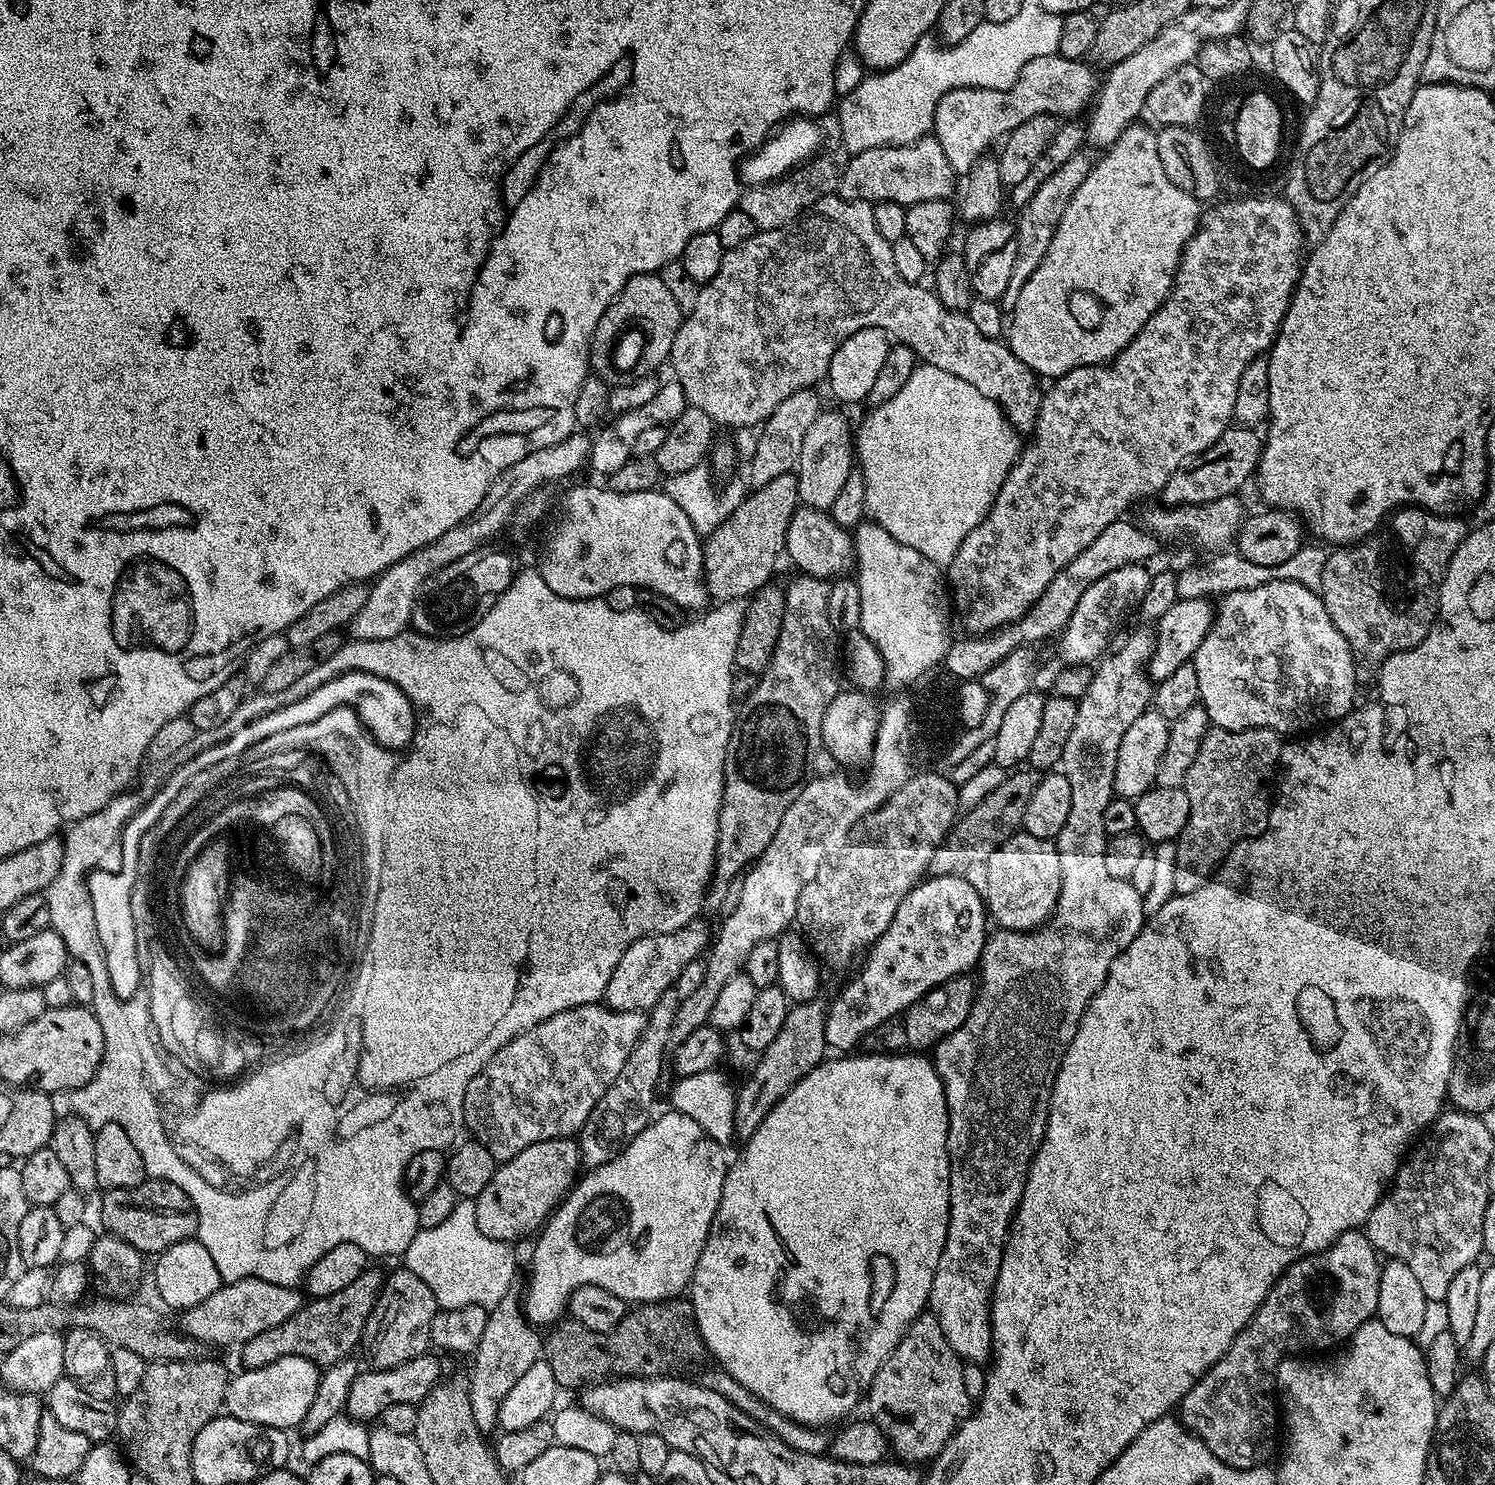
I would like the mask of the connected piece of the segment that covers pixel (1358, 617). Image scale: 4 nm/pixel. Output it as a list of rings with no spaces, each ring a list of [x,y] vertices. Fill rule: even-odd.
[[[1405,506],[1399,509],[1379,530],[1370,536],[1365,536],[1359,544],[1337,547],[1333,551],[1336,553],[1325,562],[1324,569],[1320,572],[1320,585],[1318,585],[1320,600],[1326,606],[1326,614],[1330,614],[1334,626],[1338,626],[1338,634],[1342,634],[1342,638],[1346,638],[1346,642],[1352,651],[1352,658],[1361,669],[1379,669],[1389,656],[1395,656],[1411,648],[1416,648],[1426,638],[1426,634],[1432,631],[1432,626],[1438,619],[1440,583],[1444,581],[1444,575],[1448,573],[1448,564],[1452,561],[1452,555],[1458,550],[1458,546],[1464,543],[1464,537],[1470,532],[1469,525],[1464,525],[1462,521],[1463,519],[1460,516],[1439,516],[1437,512],[1428,512],[1425,508]]]

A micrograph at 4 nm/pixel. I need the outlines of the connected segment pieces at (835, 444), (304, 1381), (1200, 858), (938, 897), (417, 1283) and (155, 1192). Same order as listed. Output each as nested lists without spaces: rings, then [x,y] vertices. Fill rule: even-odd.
[[[821,411],[818,418],[814,418],[814,426],[810,426],[806,438],[802,438],[802,454],[799,462],[796,463],[794,475],[798,480],[798,494],[800,504],[806,508],[817,508],[823,512],[828,512],[838,498],[838,493],[842,491],[842,485],[846,478],[854,470],[854,428],[848,425],[848,420],[840,412]]]
[[[301,1356],[278,1358],[278,1362],[270,1362],[270,1366],[240,1370],[228,1381],[228,1388],[224,1391],[224,1408],[227,1415],[242,1418],[242,1422],[285,1430],[299,1429],[306,1418],[306,1410],[310,1410],[310,1402],[314,1402],[320,1373],[317,1364]]]
[[[1209,727],[1182,785],[1190,798],[1190,818],[1186,830],[1174,841],[1176,895],[1192,896],[1194,890],[1213,879],[1216,869],[1241,840],[1255,840],[1268,829],[1281,747],[1280,733],[1269,728],[1231,732]]]
[[[934,876],[925,879],[923,882],[916,885],[910,890],[910,894],[906,894],[906,898],[902,898],[902,906],[898,906],[898,910],[894,914],[894,918],[890,922],[890,926],[883,934],[876,939],[876,943],[871,945],[870,951],[867,953],[868,961],[864,964],[864,969],[833,998],[832,1004],[827,1005],[828,1017],[826,1018],[826,1042],[829,1049],[844,1048],[840,1050],[852,1050],[856,1043],[863,1041],[869,1032],[873,1032],[875,1028],[880,1026],[882,1022],[886,1022],[890,1018],[894,1018],[902,1010],[906,1010],[914,1002],[918,1002],[929,992],[934,990],[940,984],[945,984],[948,980],[953,980],[955,976],[963,976],[971,973],[973,969],[979,965],[980,955],[984,953],[984,945],[986,943],[986,931],[984,927],[990,924],[989,917],[986,915],[986,905],[979,887],[976,888],[964,876]]]
[[[404,1266],[399,1268],[385,1275],[380,1297],[364,1327],[362,1352],[364,1348],[372,1368],[402,1366],[402,1362],[410,1362],[410,1358],[425,1355],[432,1344],[430,1326],[438,1311],[435,1296],[416,1274]]]
[[[145,1178],[138,1186],[113,1188],[103,1195],[100,1200],[103,1231],[130,1242],[130,1246],[140,1252],[159,1254],[178,1242],[196,1236],[198,1214],[194,1210],[194,1202],[182,1190],[178,1190],[176,1184]]]

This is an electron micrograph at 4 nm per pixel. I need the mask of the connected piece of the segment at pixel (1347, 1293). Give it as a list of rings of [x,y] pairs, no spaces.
[[[1353,1230],[1344,1232],[1335,1242],[1328,1248],[1322,1248],[1319,1252],[1312,1252],[1308,1256],[1304,1256],[1298,1262],[1288,1265],[1285,1272],[1281,1272],[1280,1276],[1272,1285],[1270,1294],[1264,1296],[1262,1306],[1254,1314],[1254,1318],[1248,1321],[1248,1325],[1240,1330],[1238,1338],[1234,1338],[1234,1342],[1230,1346],[1230,1350],[1224,1352],[1223,1358],[1217,1360],[1213,1368],[1208,1369],[1205,1376],[1200,1377],[1197,1384],[1192,1385],[1192,1389],[1184,1394],[1184,1399],[1179,1401],[1178,1416],[1185,1428],[1189,1432],[1194,1432],[1198,1439],[1207,1446],[1212,1453],[1224,1464],[1229,1464],[1236,1468],[1258,1467],[1267,1465],[1268,1459],[1272,1456],[1272,1451],[1276,1448],[1276,1424],[1278,1428],[1278,1400],[1274,1395],[1276,1386],[1276,1367],[1280,1365],[1285,1358],[1291,1357],[1293,1354],[1300,1354],[1303,1348],[1324,1348],[1320,1350],[1332,1350],[1337,1346],[1343,1345],[1358,1330],[1358,1326],[1362,1326],[1366,1321],[1376,1316],[1376,1307],[1378,1306],[1378,1282],[1380,1281],[1381,1261],[1378,1259],[1378,1253],[1373,1248],[1367,1231]]]

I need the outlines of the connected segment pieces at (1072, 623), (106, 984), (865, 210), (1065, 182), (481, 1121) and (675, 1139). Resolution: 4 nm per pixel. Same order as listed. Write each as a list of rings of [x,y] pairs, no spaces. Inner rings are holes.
[[[1144,564],[1119,567],[1109,574],[1104,574],[1090,586],[1089,590],[1086,590],[1085,594],[1082,594],[1074,613],[1068,619],[1067,626],[1058,638],[1060,656],[1065,665],[1088,666],[1095,663],[1107,651],[1105,648],[1120,622],[1131,609],[1133,611],[1140,604],[1146,591],[1149,590],[1153,573],[1146,569]]]
[[[84,868],[80,876],[64,876],[64,871],[58,870],[58,878],[50,882],[46,895],[52,919],[50,928],[62,936],[69,957],[90,970],[94,982],[94,996],[104,996],[104,988],[111,988],[111,986],[110,978],[100,980],[100,976],[104,976],[108,971],[106,970],[106,954],[98,938],[98,926],[94,926],[94,908],[88,893],[88,876],[91,872],[90,869]]]
[[[839,194],[822,197],[807,214],[798,220],[793,220],[791,224],[781,228],[766,228],[757,231],[755,236],[742,242],[742,246],[734,246],[725,251],[722,266],[718,266],[718,274],[714,274],[714,278],[710,278],[710,282],[701,287],[698,302],[694,302],[694,310],[690,310],[681,319],[680,329],[674,338],[670,357],[671,375],[681,384],[687,403],[698,410],[706,410],[706,414],[710,414],[710,418],[718,426],[724,427],[725,424],[729,430],[754,426],[756,423],[764,423],[768,420],[770,414],[774,414],[774,410],[778,410],[778,406],[782,402],[786,402],[786,398],[790,398],[790,394],[803,388],[815,389],[816,383],[819,380],[821,383],[828,375],[828,367],[834,358],[834,350],[838,350],[838,346],[842,346],[842,342],[846,342],[846,338],[850,338],[850,334],[858,334],[858,330],[863,328],[884,329],[889,337],[895,338],[899,343],[909,344],[916,352],[917,361],[934,366],[938,370],[946,370],[946,374],[954,374],[954,378],[962,378],[966,382],[970,382],[970,386],[974,386],[978,390],[978,394],[990,398],[1004,409],[1004,415],[1008,417],[1017,433],[1031,433],[1038,418],[1042,395],[1042,384],[1036,373],[1030,370],[1030,366],[1026,366],[1026,362],[1022,362],[1022,358],[1018,358],[1012,353],[1011,348],[1003,339],[986,338],[986,334],[982,334],[982,330],[978,330],[978,326],[974,326],[974,322],[970,322],[967,314],[954,312],[947,308],[937,298],[931,287],[925,286],[923,283],[912,283],[902,278],[895,269],[890,241],[882,238],[882,234],[878,234],[878,226],[874,226],[872,204],[867,200],[845,200]]]
[[[1078,154],[1066,162],[1066,166],[1058,166],[1038,190],[1034,190],[1034,198],[1030,202],[1019,205],[1020,217],[1015,217],[1016,241],[1018,242],[1018,258],[1014,262],[1014,270],[1010,274],[1010,283],[1006,286],[1006,294],[998,301],[1001,309],[1011,310],[1016,306],[1018,298],[1022,296],[1022,286],[1030,282],[1030,274],[1038,272],[1038,262],[1042,262],[1048,256],[1050,242],[1054,240],[1054,232],[1062,224],[1062,214],[1070,208],[1070,198],[1074,198],[1074,192],[1078,190],[1090,175],[1090,160],[1084,154]]]
[[[597,1002],[562,1010],[554,1014],[554,1018],[546,1018],[546,1022],[538,1022],[538,1026],[506,1042],[506,1046],[486,1062],[470,1086],[466,1086],[463,1127],[472,1131],[469,1132],[471,1139],[486,1146],[497,1162],[522,1154],[522,1150],[534,1146],[534,1142],[575,1137],[586,1118],[590,1118],[590,1110],[594,1110],[602,1094],[606,1094],[610,1082],[618,1078],[647,1021],[643,1012],[619,1012]]]
[[[667,1110],[657,1115],[642,1130],[642,1134],[635,1136],[632,1141],[624,1147],[613,1160],[602,1166],[585,1171],[572,1185],[571,1192],[560,1201],[555,1212],[548,1217],[546,1223],[541,1227],[535,1237],[536,1249],[532,1252],[532,1269],[528,1272],[528,1297],[522,1300],[524,1315],[528,1317],[528,1323],[533,1326],[548,1324],[552,1326],[565,1315],[568,1299],[582,1286],[602,1286],[610,1290],[618,1298],[625,1302],[639,1302],[640,1304],[654,1304],[657,1300],[670,1300],[681,1295],[680,1292],[692,1283],[694,1266],[698,1266],[698,1258],[702,1254],[702,1246],[706,1246],[706,1234],[710,1234],[710,1222],[714,1222],[714,1214],[718,1210],[718,1202],[722,1198],[722,1186],[730,1167],[729,1157],[724,1157],[725,1145],[714,1142],[694,1118],[686,1118],[686,1114],[675,1110]]]

